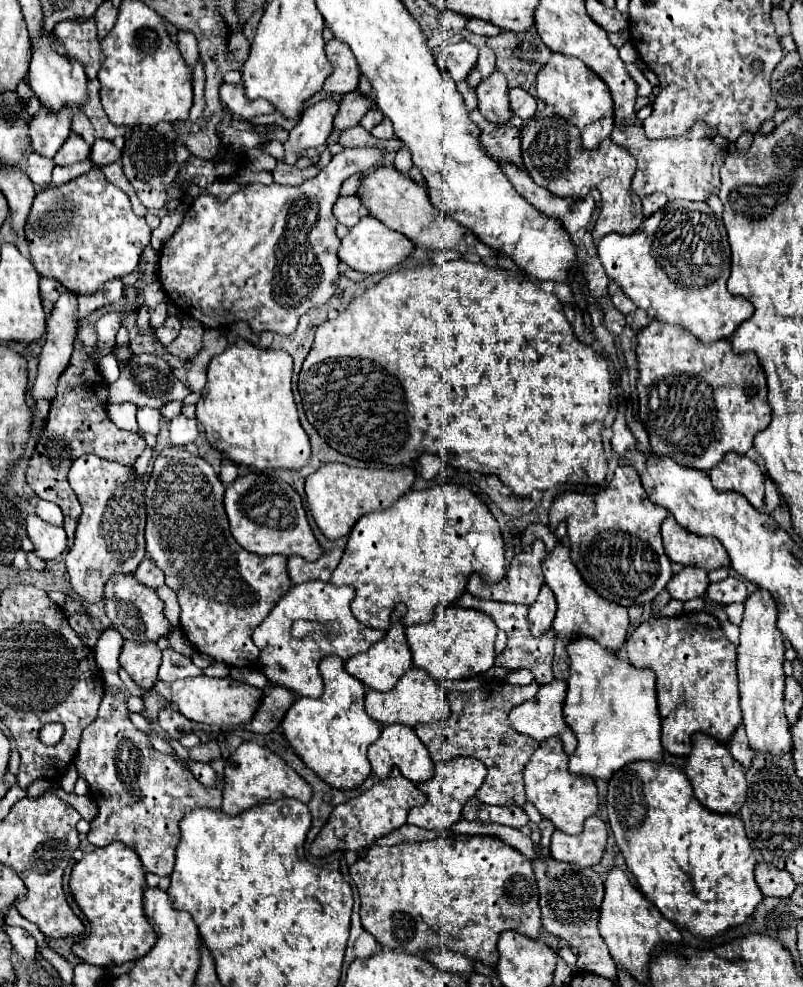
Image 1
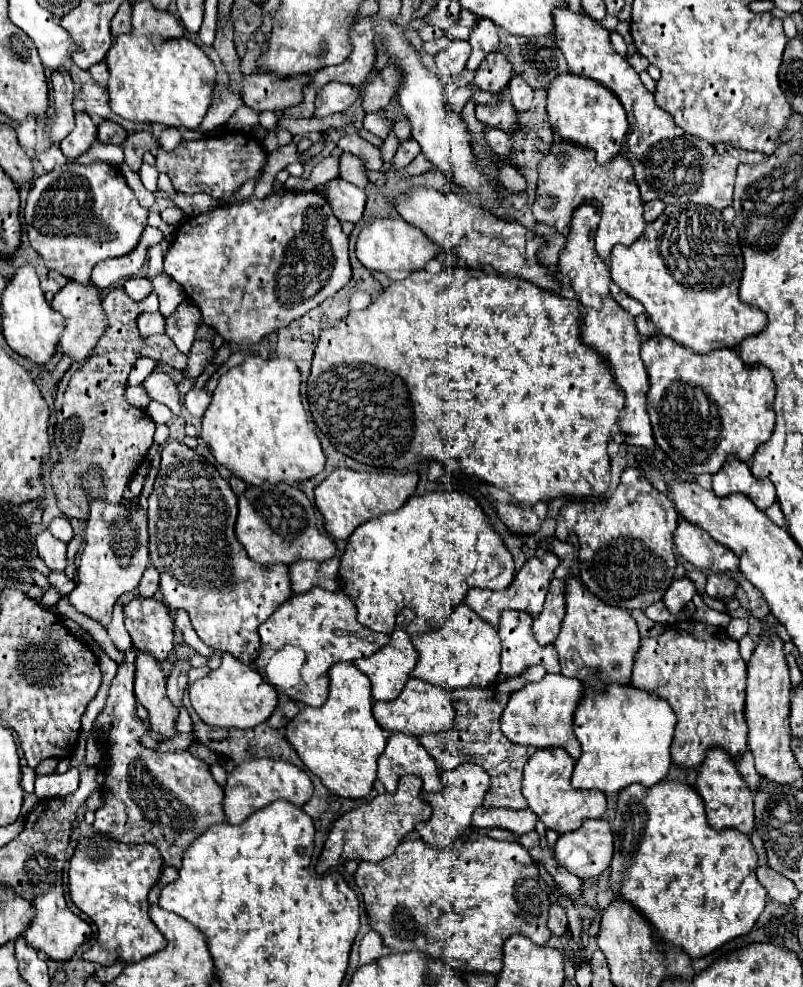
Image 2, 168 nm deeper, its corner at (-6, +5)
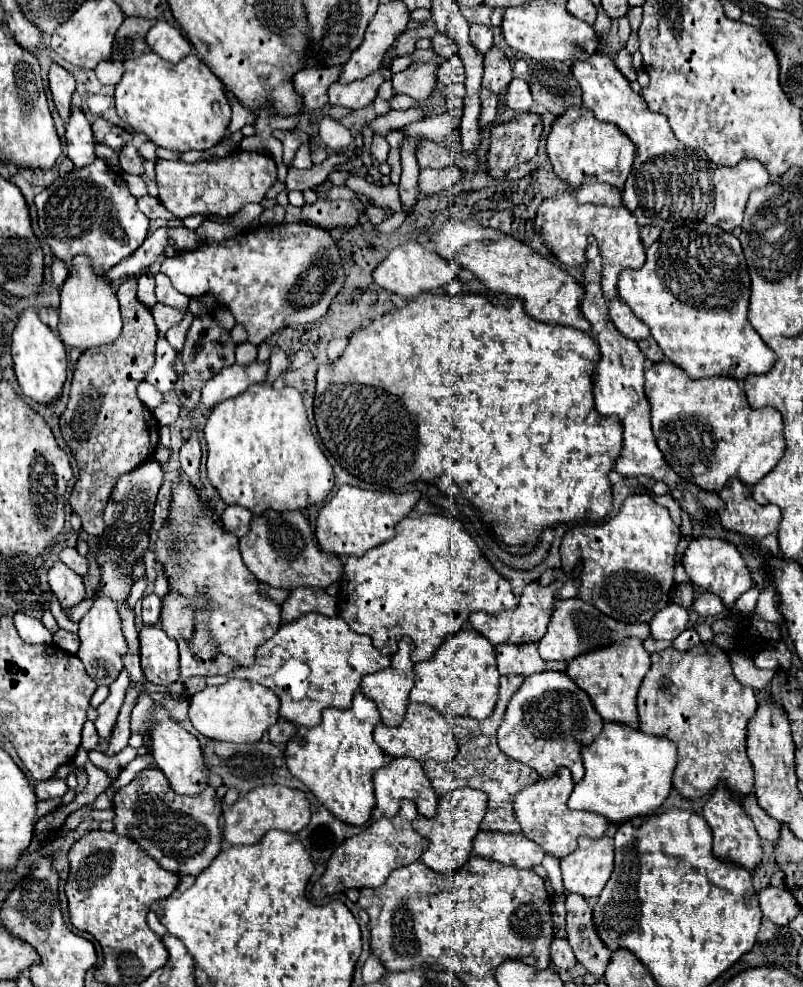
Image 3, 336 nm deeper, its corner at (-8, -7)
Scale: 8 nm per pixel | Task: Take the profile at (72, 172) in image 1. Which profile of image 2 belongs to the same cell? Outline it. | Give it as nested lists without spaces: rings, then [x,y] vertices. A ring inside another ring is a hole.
[[[96,140],[96,144],[86,154],[82,154],[76,162],[94,162],[94,160],[102,160],[102,162],[110,162],[112,166],[120,166],[124,162],[124,152],[116,144],[106,144],[106,142]]]

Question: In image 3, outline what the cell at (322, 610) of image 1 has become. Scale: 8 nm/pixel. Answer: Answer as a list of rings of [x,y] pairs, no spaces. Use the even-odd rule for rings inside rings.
[[[308,612],[298,620],[282,624],[278,632],[256,650],[256,660],[252,668],[244,668],[244,670],[236,668],[234,676],[272,688],[274,686],[272,674],[288,658],[298,658],[306,662],[312,672],[310,672],[310,686],[306,694],[308,698],[300,702],[294,702],[292,698],[282,698],[280,716],[284,720],[292,720],[294,724],[308,726],[308,728],[320,724],[324,708],[348,708],[352,696],[360,690],[360,678],[364,674],[372,674],[382,668],[388,668],[390,664],[390,656],[376,650],[368,636],[350,630],[344,618],[340,616],[328,618],[320,612]]]

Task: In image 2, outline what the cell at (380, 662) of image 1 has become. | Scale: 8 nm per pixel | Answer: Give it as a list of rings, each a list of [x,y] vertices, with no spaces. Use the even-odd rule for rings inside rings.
[[[398,624],[384,648],[380,648],[368,660],[356,660],[354,666],[370,678],[374,700],[390,702],[400,696],[410,672],[416,666],[416,656],[412,638]]]

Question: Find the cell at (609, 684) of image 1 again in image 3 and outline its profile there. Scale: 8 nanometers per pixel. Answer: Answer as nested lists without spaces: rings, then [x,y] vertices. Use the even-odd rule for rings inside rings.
[[[604,722],[602,734],[590,746],[582,748],[582,760],[586,774],[582,782],[574,786],[574,792],[568,798],[568,808],[572,810],[588,810],[602,814],[610,822],[624,822],[636,816],[646,816],[656,812],[666,800],[672,788],[672,772],[676,768],[676,744],[664,736],[654,736],[642,732],[640,728],[630,728],[620,722]]]

